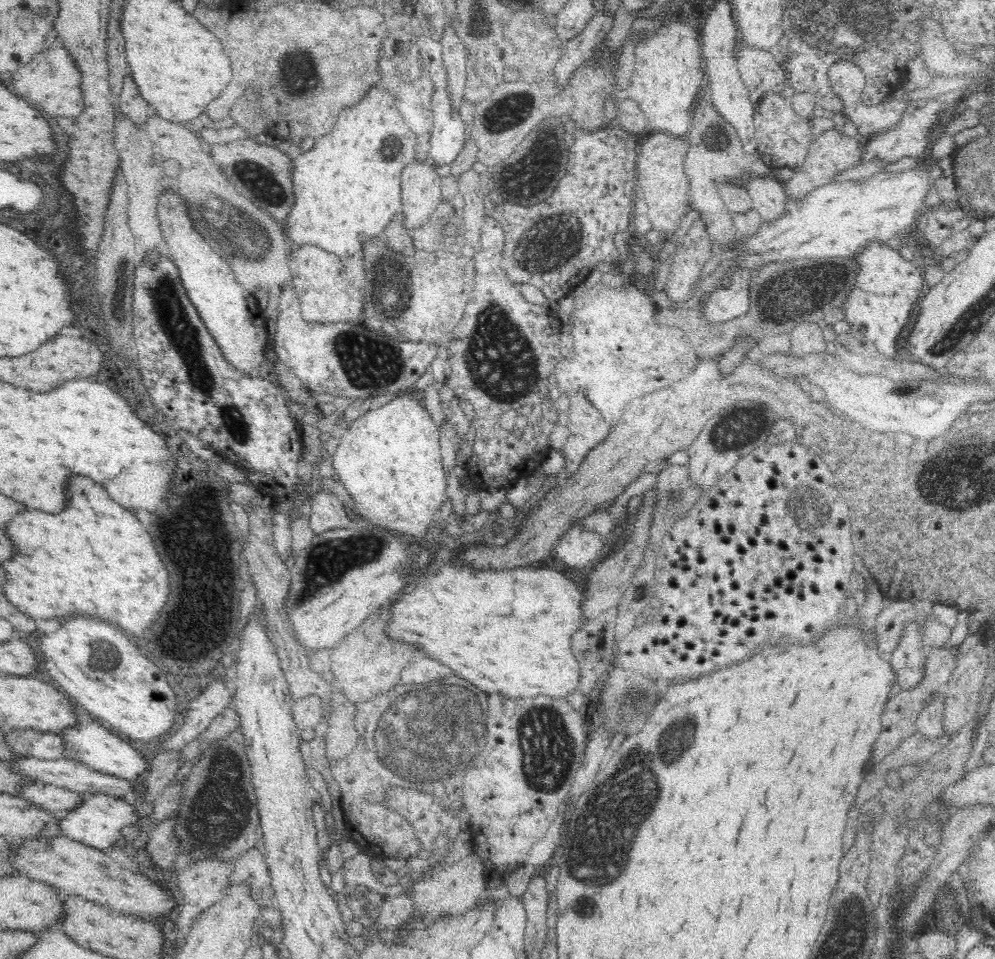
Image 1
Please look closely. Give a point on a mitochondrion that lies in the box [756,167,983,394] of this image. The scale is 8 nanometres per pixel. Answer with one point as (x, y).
(783, 294)

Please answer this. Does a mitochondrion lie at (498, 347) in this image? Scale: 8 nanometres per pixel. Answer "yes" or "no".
yes

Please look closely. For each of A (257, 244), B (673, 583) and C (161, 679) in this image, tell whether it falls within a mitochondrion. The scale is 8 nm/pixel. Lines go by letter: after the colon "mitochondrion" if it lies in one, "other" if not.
A: mitochondrion
B: other
C: other

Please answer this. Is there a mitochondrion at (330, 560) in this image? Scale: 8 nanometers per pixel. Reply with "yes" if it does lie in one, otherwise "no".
yes

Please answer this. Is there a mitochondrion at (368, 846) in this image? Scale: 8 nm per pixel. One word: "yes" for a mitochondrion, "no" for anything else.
no

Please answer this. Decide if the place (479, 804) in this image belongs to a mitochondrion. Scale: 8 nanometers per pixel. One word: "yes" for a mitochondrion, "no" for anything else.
no

